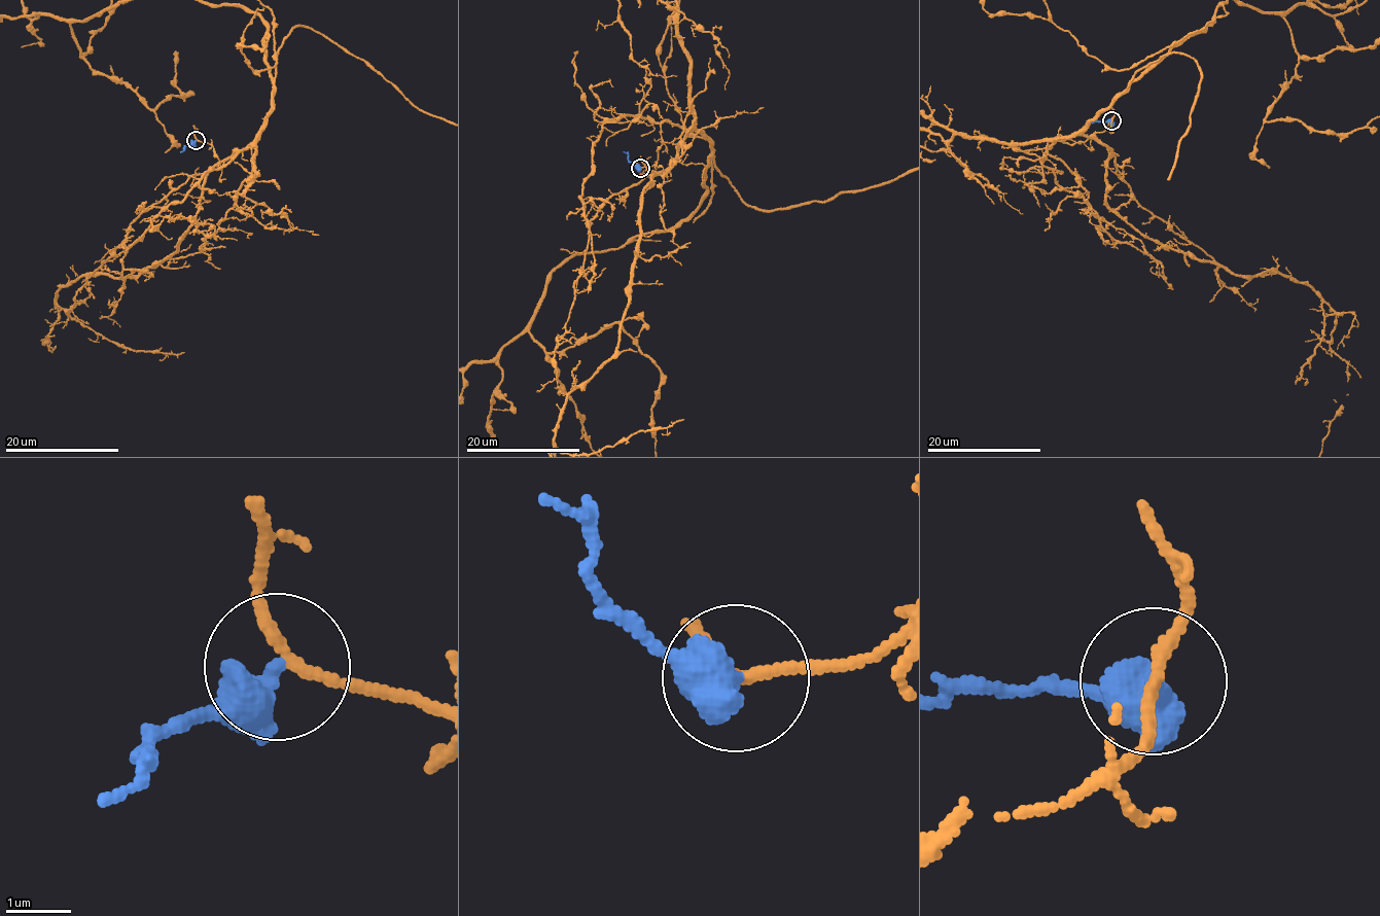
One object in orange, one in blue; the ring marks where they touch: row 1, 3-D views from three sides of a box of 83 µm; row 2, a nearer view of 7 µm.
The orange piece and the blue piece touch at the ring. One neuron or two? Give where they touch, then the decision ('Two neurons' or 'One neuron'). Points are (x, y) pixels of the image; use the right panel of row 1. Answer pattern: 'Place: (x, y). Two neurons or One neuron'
Place: (1111, 120). Two neurons

